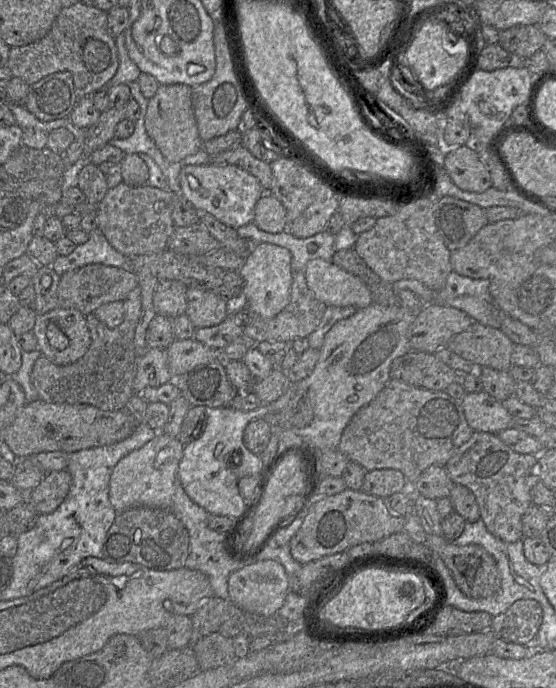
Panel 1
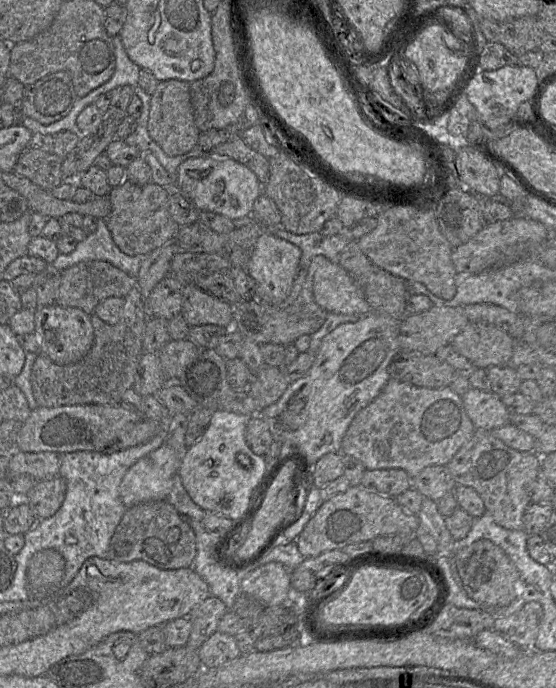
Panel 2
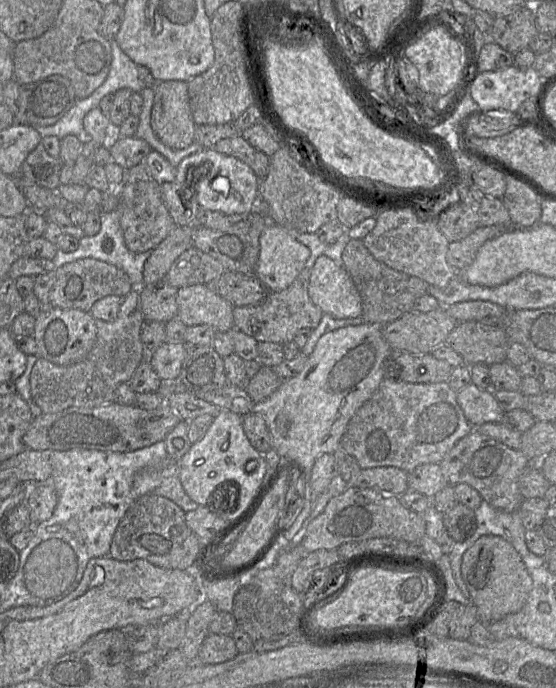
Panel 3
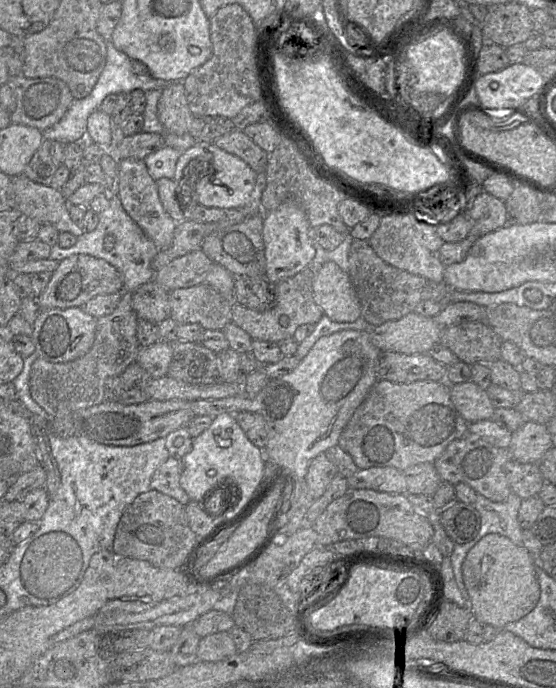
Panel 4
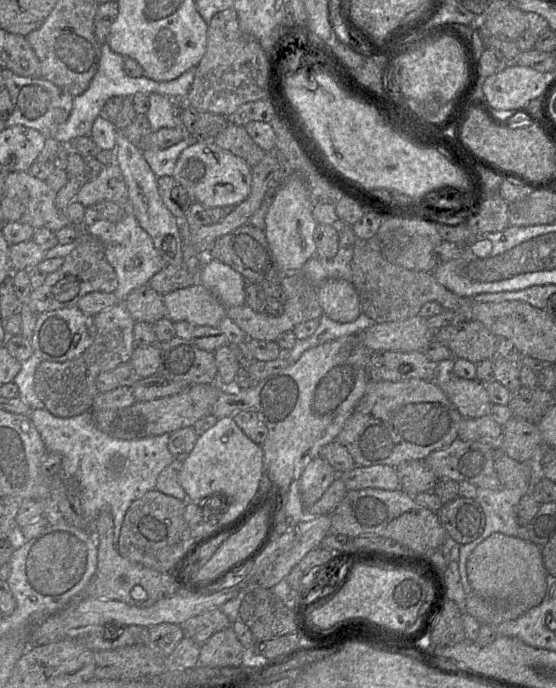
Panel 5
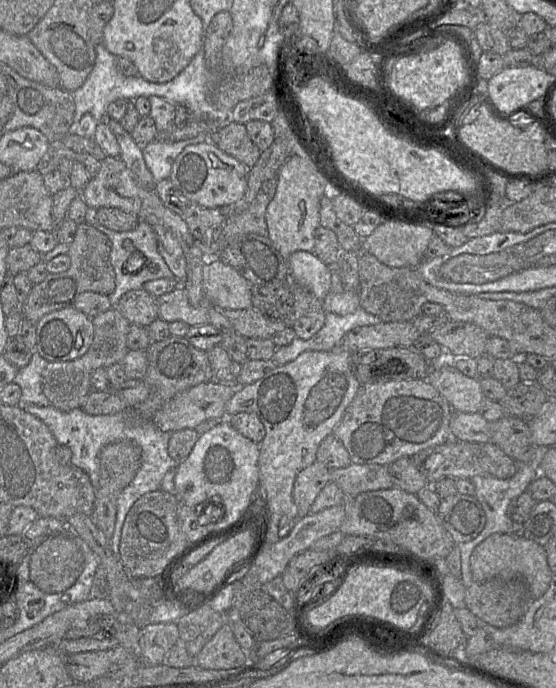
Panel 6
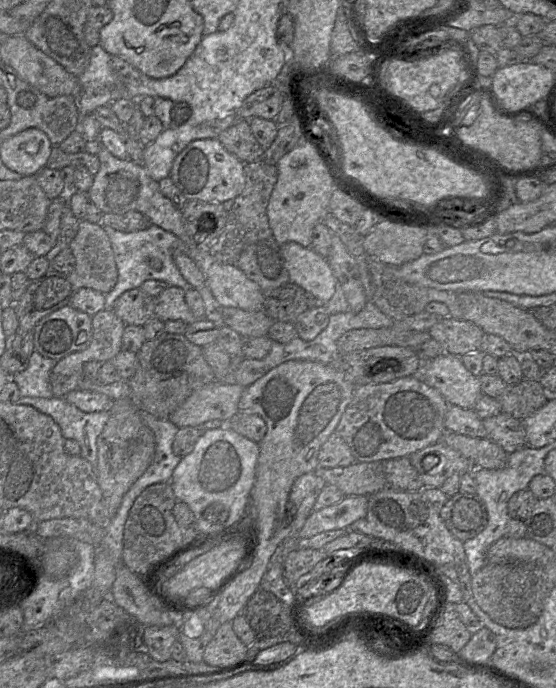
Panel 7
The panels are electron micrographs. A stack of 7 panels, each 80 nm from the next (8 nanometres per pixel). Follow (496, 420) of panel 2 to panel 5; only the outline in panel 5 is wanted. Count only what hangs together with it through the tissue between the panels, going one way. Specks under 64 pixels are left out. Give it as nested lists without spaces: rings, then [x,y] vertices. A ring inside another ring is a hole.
[[[452,375],[447,382],[439,385],[462,418],[475,419],[489,414],[491,401],[479,380]]]

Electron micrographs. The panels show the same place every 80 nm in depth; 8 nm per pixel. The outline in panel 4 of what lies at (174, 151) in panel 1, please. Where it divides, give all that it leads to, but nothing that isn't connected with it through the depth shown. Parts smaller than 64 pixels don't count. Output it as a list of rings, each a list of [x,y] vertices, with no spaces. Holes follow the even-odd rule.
[[[183,81],[169,83],[162,89],[157,114],[167,131],[177,135],[188,133],[192,113],[186,99]]]

